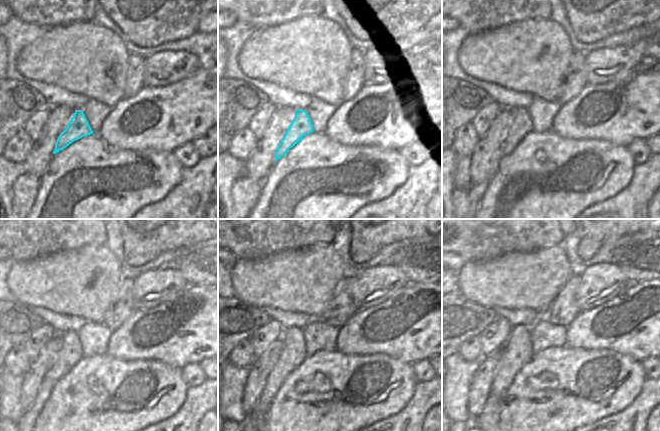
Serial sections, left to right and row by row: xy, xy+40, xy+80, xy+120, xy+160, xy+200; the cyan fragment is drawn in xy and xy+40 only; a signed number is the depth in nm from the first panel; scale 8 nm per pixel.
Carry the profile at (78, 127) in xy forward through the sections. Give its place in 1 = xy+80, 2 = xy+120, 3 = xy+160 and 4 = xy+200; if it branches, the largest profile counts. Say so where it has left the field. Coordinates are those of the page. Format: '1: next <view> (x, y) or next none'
1: next xy+80 (521, 125)
2: next xy+120 (71, 352)
3: next xy+160 (294, 353)
4: next xy+200 (517, 351)

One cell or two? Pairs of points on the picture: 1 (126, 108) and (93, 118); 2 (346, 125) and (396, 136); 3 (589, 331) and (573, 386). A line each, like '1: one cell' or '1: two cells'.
1: two cells
2: one cell
3: two cells

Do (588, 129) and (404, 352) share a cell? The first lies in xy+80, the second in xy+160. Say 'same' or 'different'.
same

